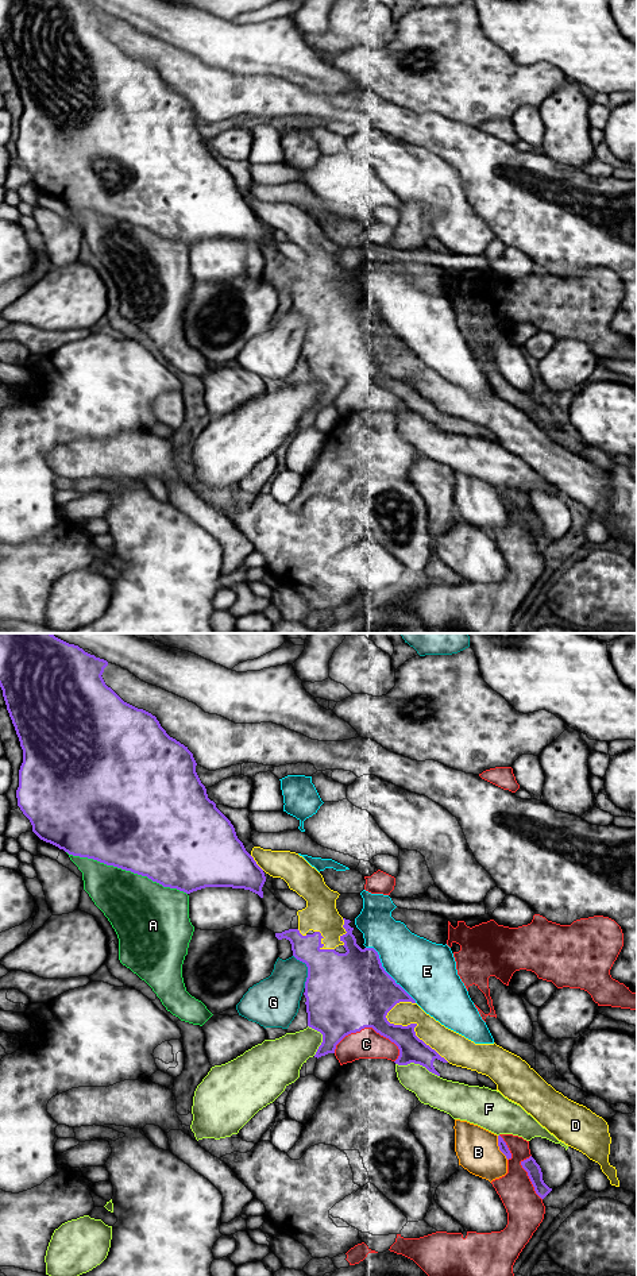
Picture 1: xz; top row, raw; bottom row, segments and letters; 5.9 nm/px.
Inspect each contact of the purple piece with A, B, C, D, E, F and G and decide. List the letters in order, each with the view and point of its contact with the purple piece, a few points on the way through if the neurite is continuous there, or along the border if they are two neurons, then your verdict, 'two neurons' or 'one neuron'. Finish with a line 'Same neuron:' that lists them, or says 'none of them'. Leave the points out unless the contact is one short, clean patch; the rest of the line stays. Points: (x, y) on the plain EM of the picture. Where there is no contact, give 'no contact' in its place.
A: xz (127, 222) | two neurons
B: xz (500, 500) | two neurons
C: xz (365, 378) | two neurons
D: xz (413, 381) | two neurons
E: xz (386, 324) | two neurons
F: xz (417, 415) | two neurons
G: xz (308, 322) | two neurons
Same neuron: none of them

